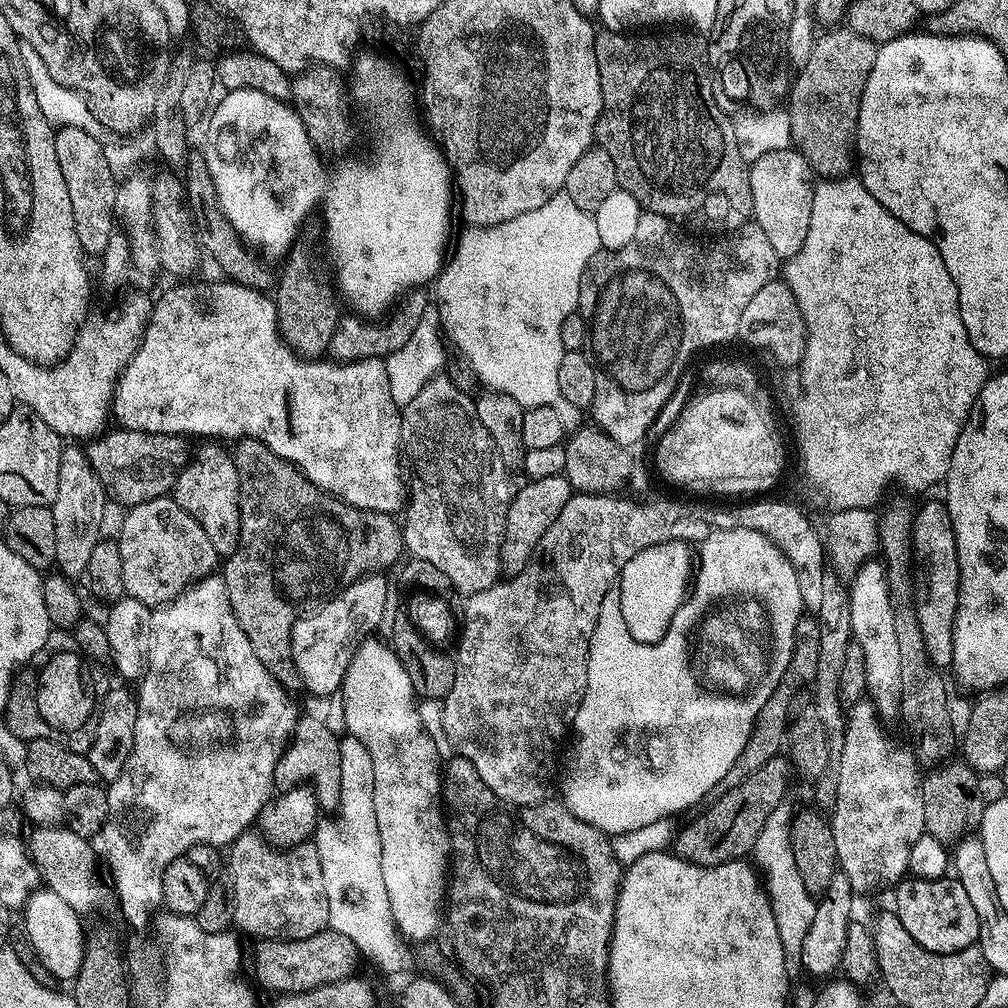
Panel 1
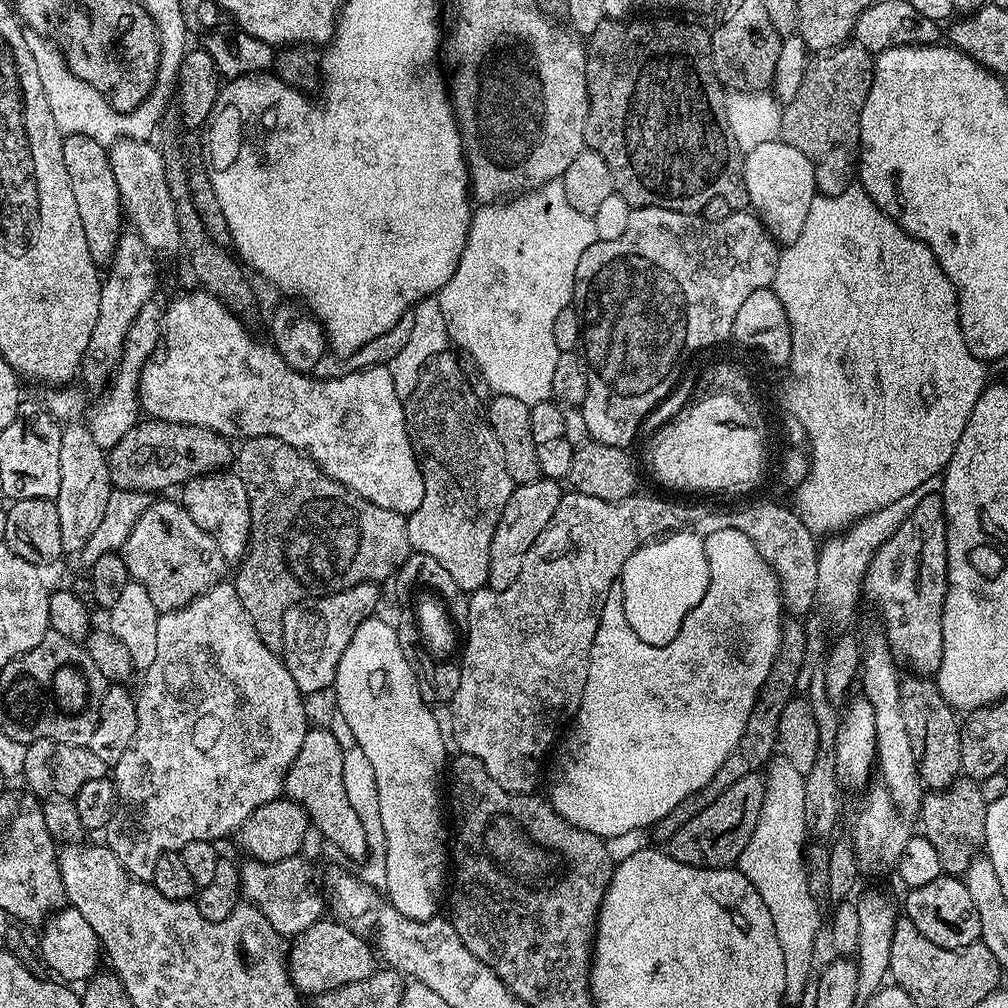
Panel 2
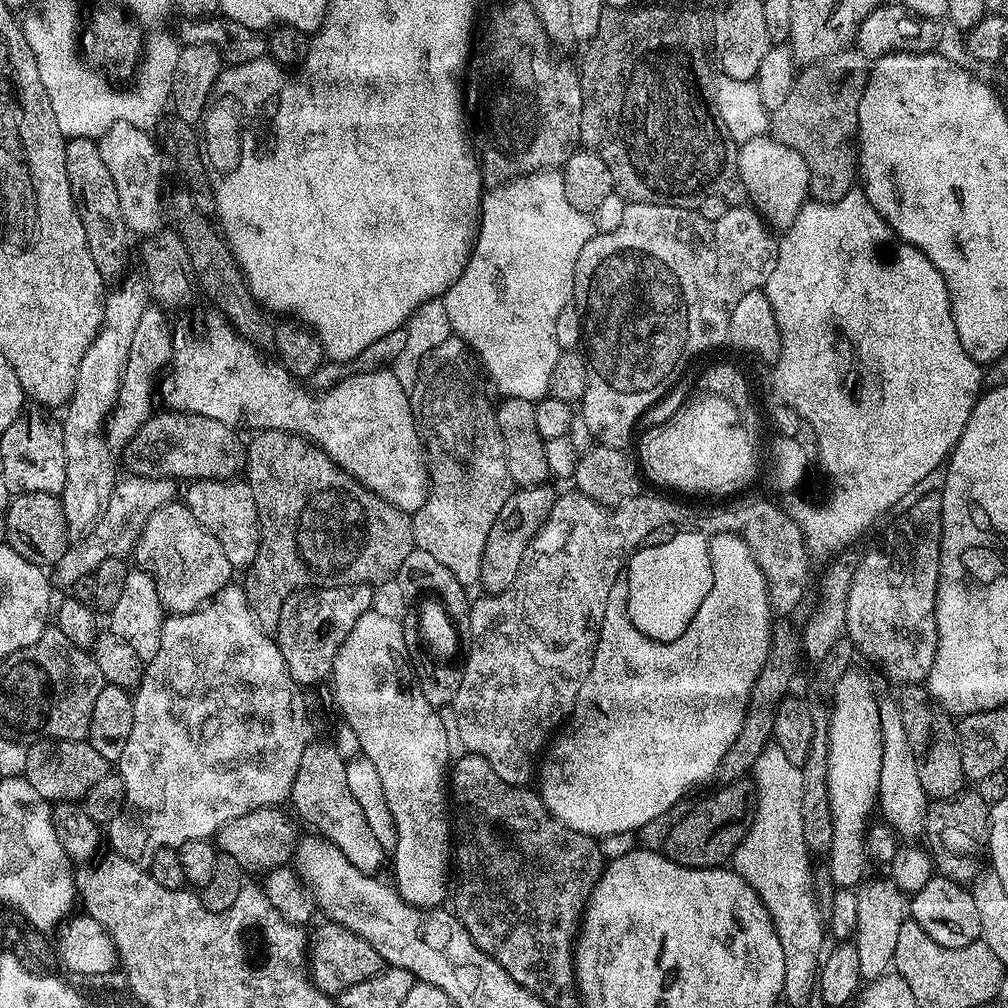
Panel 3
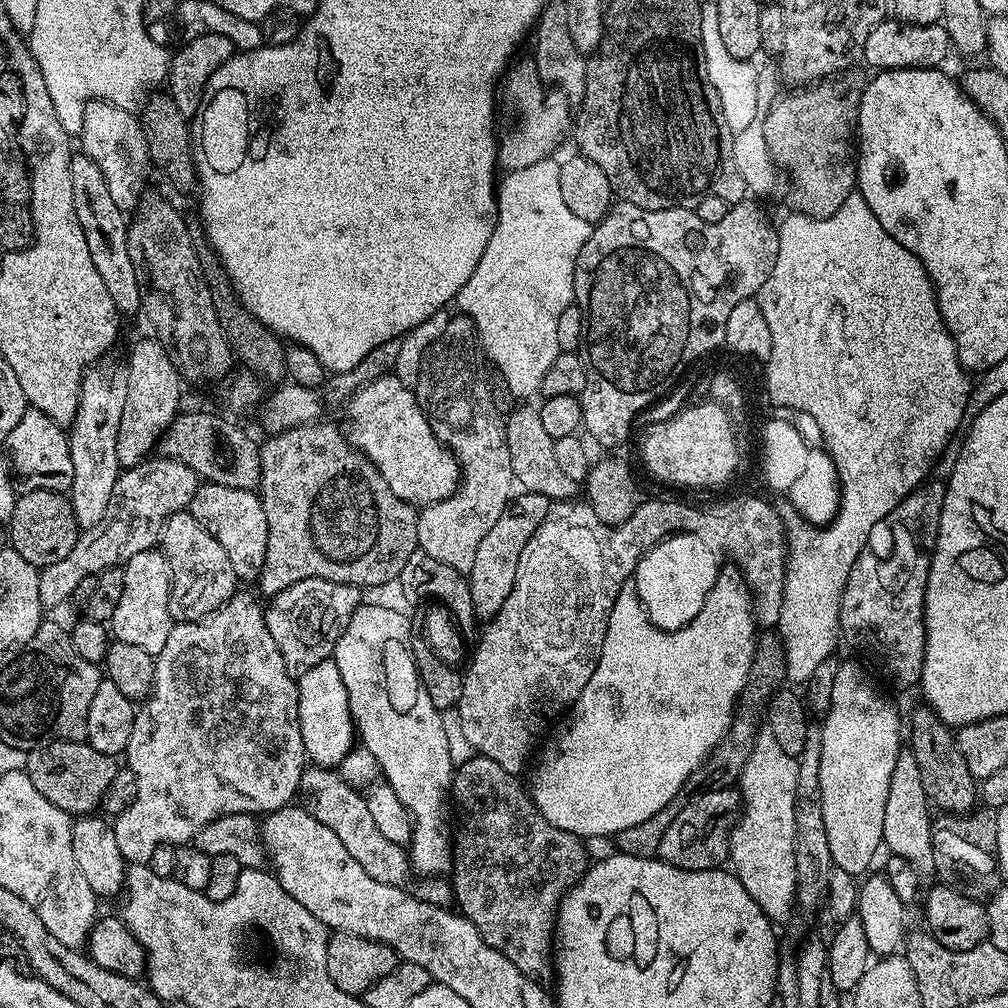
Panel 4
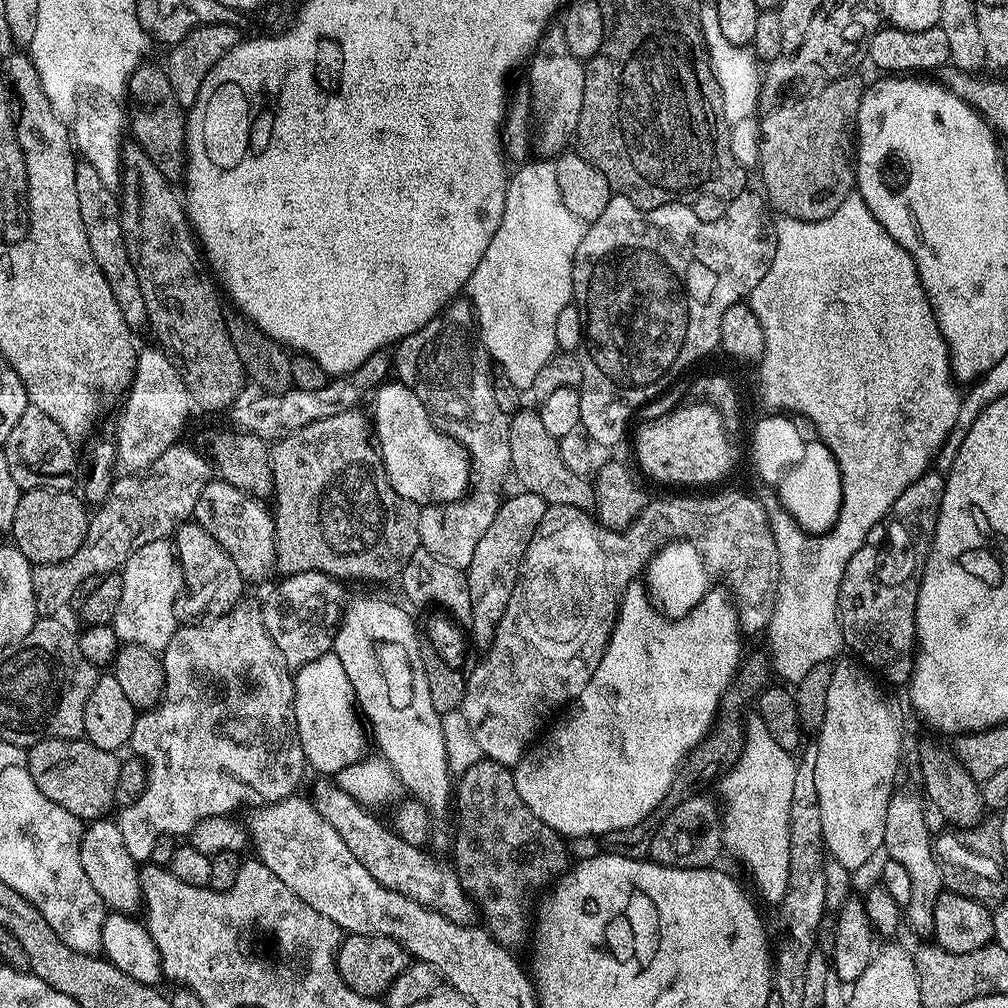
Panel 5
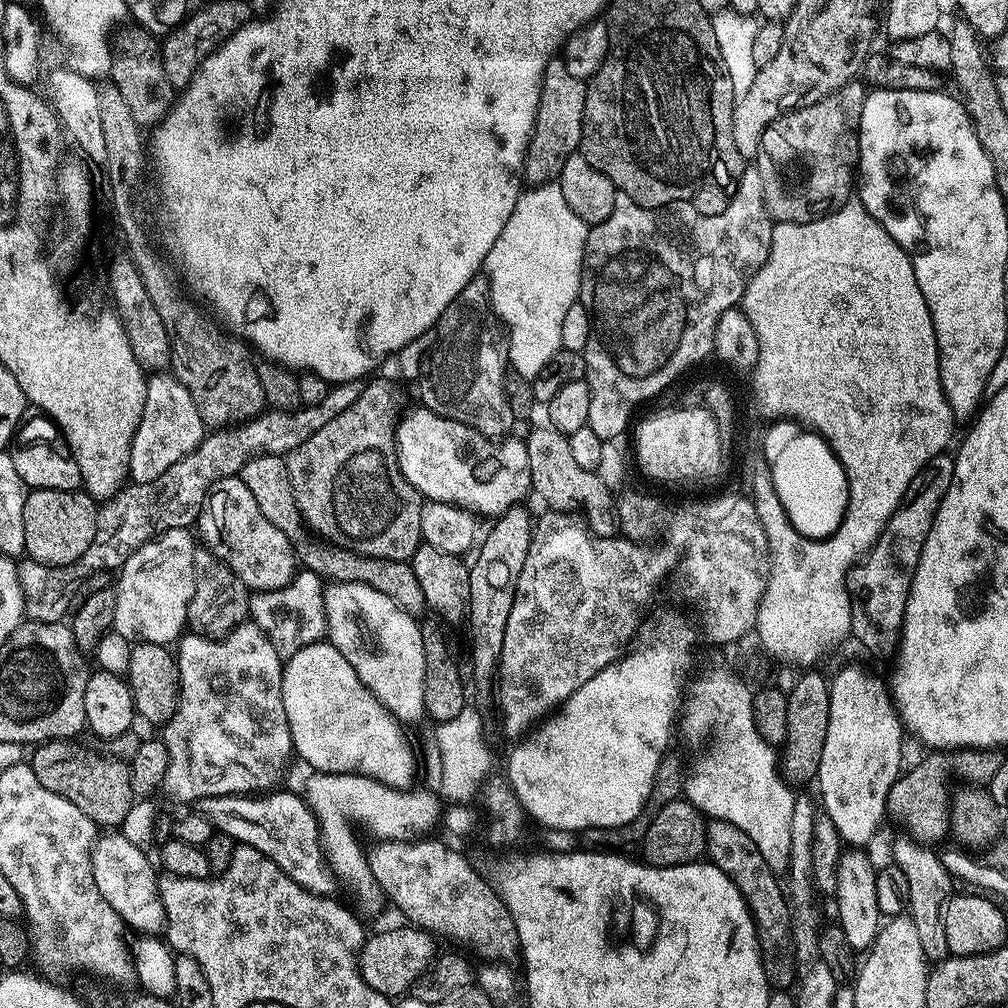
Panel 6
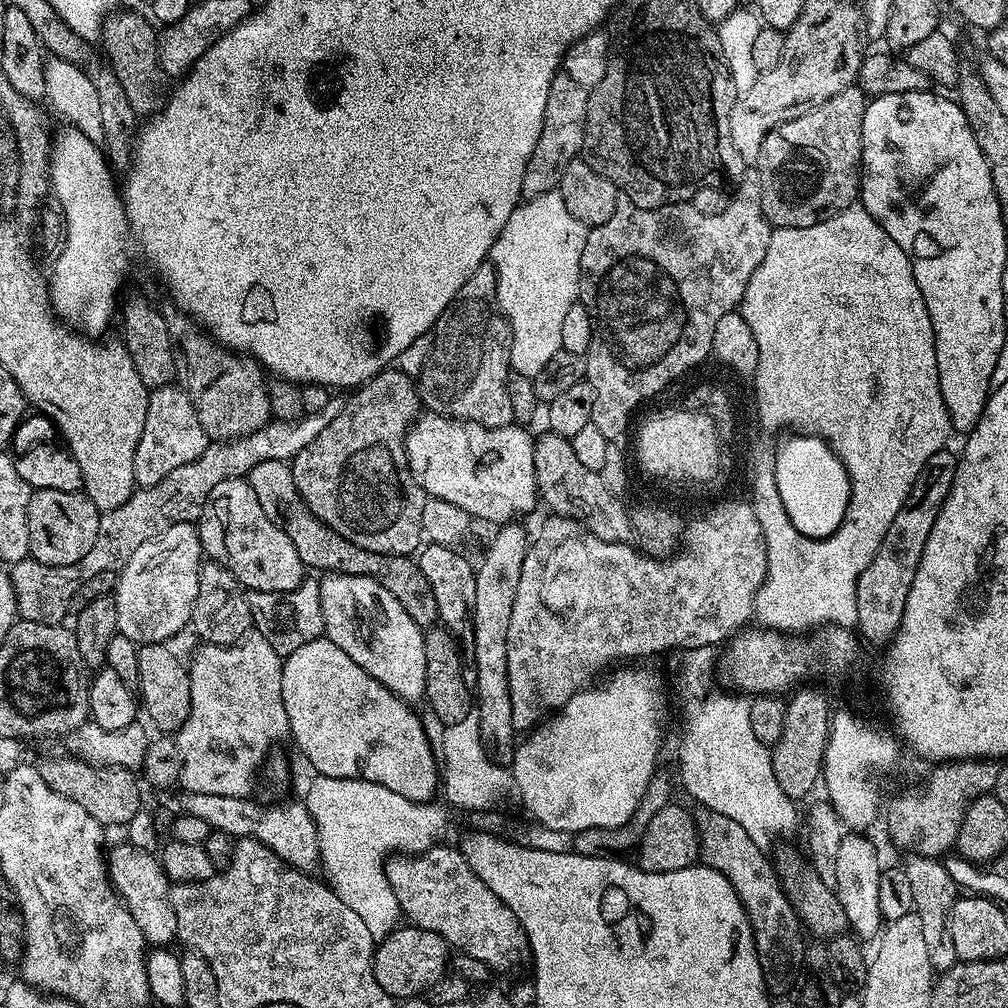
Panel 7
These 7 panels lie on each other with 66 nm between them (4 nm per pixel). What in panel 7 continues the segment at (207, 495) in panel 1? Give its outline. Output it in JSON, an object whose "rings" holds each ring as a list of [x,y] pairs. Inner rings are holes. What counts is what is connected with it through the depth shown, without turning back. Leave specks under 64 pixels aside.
{"rings":[[[247,479],[223,480],[214,486],[198,524],[203,555],[220,564],[245,589],[253,592],[293,592],[306,579],[306,565],[298,558],[294,542],[280,525],[266,518]],[[305,572],[305,573],[304,573]]]}

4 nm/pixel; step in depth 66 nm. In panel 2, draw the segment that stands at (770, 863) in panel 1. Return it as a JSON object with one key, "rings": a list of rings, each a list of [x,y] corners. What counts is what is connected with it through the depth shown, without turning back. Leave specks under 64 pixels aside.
{"rings":[[[773,755],[768,761],[760,821],[758,826],[754,826],[754,834],[750,842],[746,842],[746,850],[742,850],[738,861],[739,872],[752,883],[754,890],[758,890],[762,902],[766,902],[766,910],[770,910],[770,918],[774,918],[774,934],[778,934],[778,946],[782,946],[782,963],[786,966],[784,999],[789,1005],[798,1003],[807,988],[809,991],[810,981],[814,976],[812,959],[816,956],[816,935],[820,932],[820,908],[812,897],[813,885],[808,879],[806,867],[806,841],[810,833],[806,826],[804,778],[805,773],[794,770],[794,766],[790,766],[790,762],[782,755]]]}

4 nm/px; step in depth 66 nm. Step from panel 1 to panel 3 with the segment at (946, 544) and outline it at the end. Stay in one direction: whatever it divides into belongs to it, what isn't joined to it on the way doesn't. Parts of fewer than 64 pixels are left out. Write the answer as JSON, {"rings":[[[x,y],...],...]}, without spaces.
{"rings":[[[939,492],[926,494],[914,506],[903,509],[901,516],[888,528],[888,541],[884,544],[881,552],[868,552],[860,565],[852,568],[852,581],[850,582],[850,594],[846,598],[846,622],[844,630],[847,639],[851,640],[853,649],[860,652],[872,664],[877,664],[884,671],[888,680],[893,680],[896,686],[906,684],[924,684],[930,674],[930,666],[934,666],[934,654],[938,650],[938,626],[936,625],[936,595],[938,594],[938,578],[940,577],[940,539],[942,538],[942,498]]]}

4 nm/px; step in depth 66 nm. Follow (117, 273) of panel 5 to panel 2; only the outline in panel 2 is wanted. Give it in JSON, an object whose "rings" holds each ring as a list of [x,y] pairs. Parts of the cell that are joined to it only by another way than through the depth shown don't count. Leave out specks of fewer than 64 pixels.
{"rings":[[[86,134],[64,136],[62,162],[66,162],[66,174],[70,174],[70,187],[74,189],[74,202],[82,218],[82,230],[86,233],[86,246],[90,246],[90,258],[98,266],[111,265],[122,231],[122,209],[118,183],[111,170],[109,149],[94,142],[94,138],[86,138]]]}

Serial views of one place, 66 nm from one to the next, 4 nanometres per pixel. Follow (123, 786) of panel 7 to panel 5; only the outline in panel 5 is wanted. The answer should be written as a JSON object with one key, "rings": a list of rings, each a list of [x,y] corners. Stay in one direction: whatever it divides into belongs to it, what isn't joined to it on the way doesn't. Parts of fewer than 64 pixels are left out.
{"rings":[[[86,738],[79,740],[39,740],[27,749],[27,770],[34,778],[34,786],[58,802],[62,810],[70,810],[82,822],[103,820],[116,801],[121,757],[115,752],[98,750]]]}

